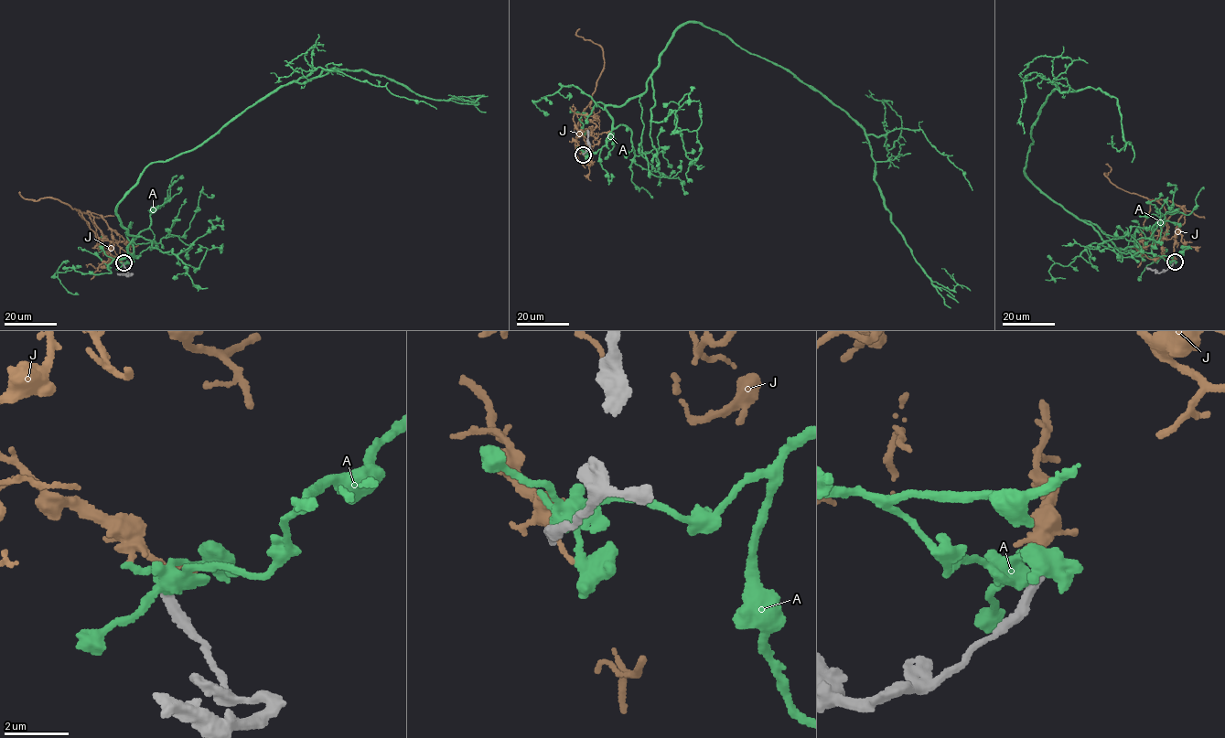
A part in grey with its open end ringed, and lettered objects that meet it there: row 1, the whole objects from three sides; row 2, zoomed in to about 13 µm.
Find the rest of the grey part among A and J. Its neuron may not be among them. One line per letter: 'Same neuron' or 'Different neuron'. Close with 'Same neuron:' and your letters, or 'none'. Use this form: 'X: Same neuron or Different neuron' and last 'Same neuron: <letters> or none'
A: Different neuron
J: Different neuron
Same neuron: none

